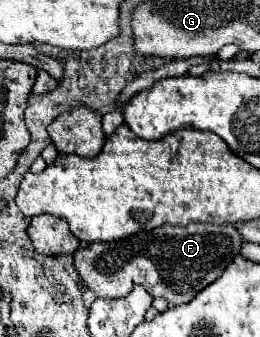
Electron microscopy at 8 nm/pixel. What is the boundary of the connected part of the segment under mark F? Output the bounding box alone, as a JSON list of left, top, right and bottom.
[72,225,242,305]

